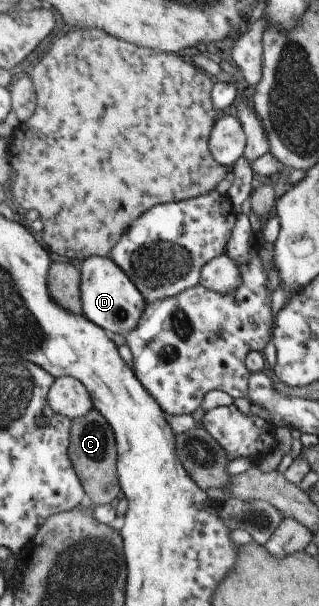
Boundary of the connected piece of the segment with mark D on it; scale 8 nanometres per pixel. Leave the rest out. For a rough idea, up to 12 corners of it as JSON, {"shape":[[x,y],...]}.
{"shape":[[109,257],[79,270],[81,314],[123,337],[146,304]]}

